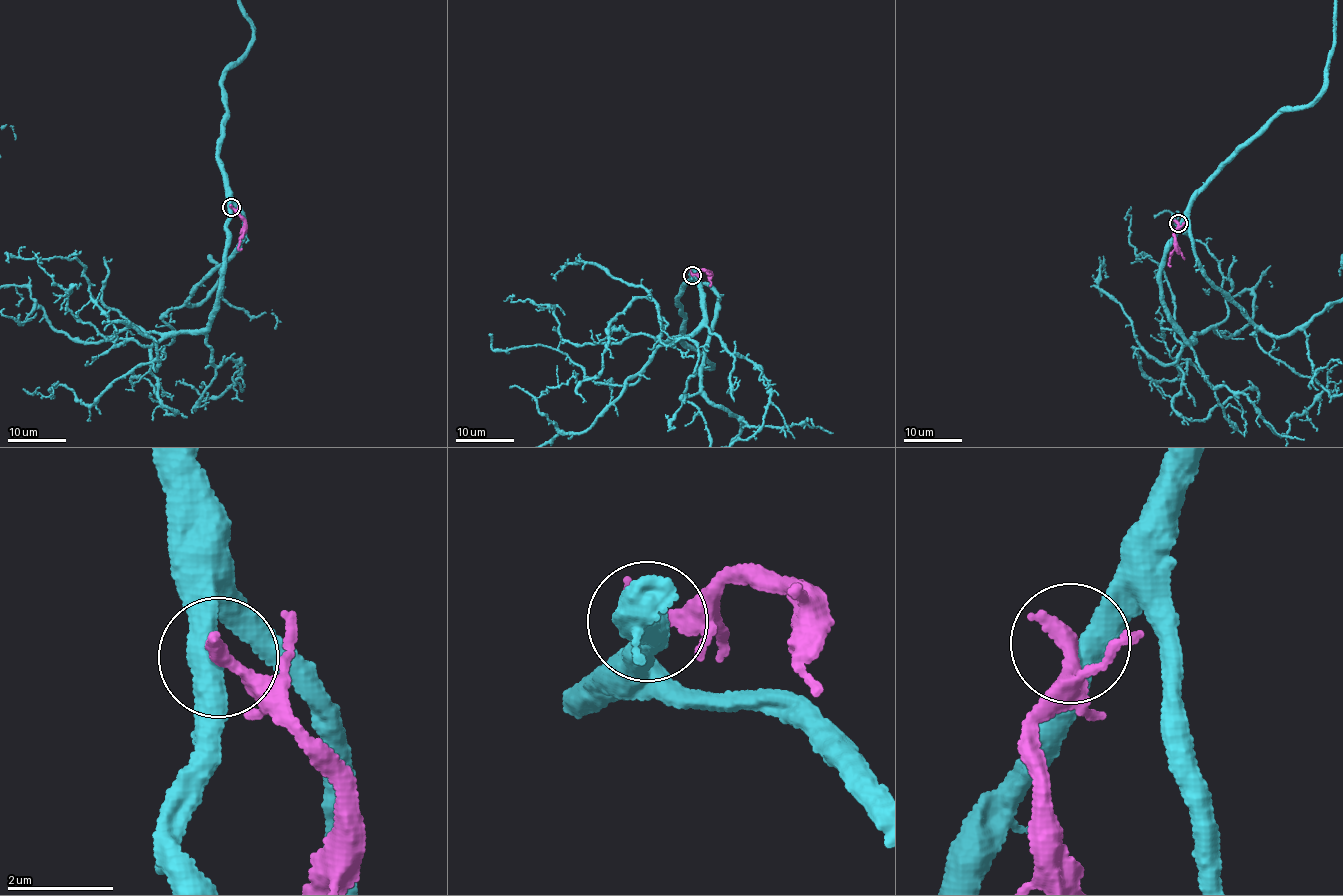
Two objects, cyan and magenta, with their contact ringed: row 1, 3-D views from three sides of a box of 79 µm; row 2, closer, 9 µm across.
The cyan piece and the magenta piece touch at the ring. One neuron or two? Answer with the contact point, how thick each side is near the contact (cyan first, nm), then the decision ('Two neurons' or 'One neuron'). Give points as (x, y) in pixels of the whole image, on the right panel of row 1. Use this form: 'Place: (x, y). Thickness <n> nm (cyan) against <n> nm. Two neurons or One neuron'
Place: (1178, 223). Thickness 460 nm (cyan) against 360 nm. Two neurons

